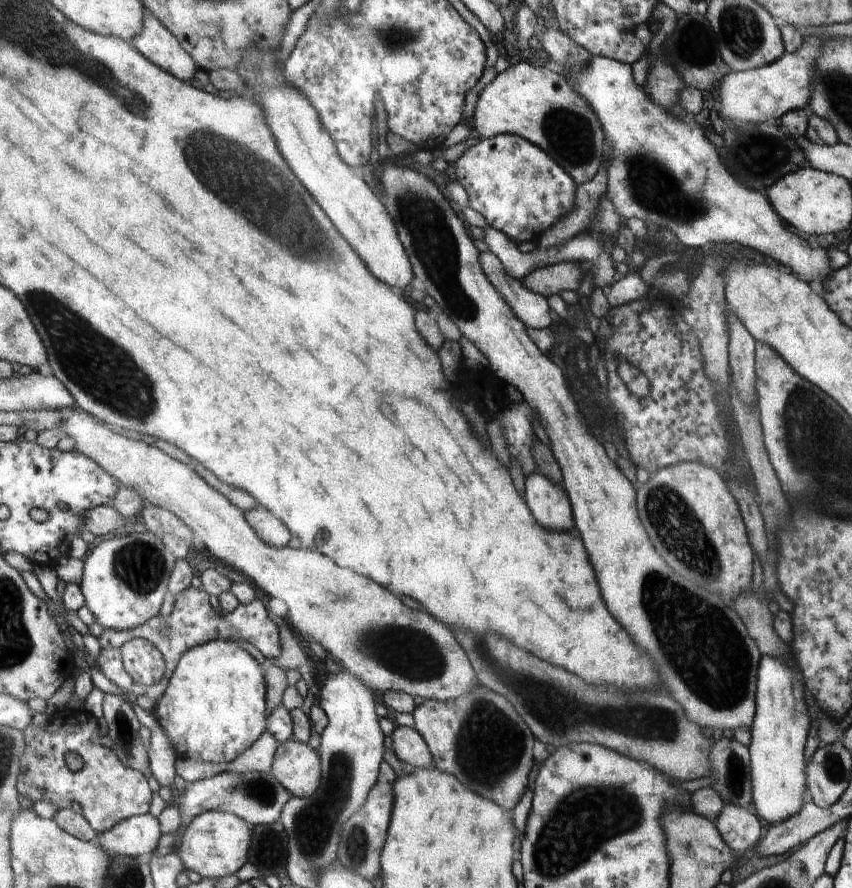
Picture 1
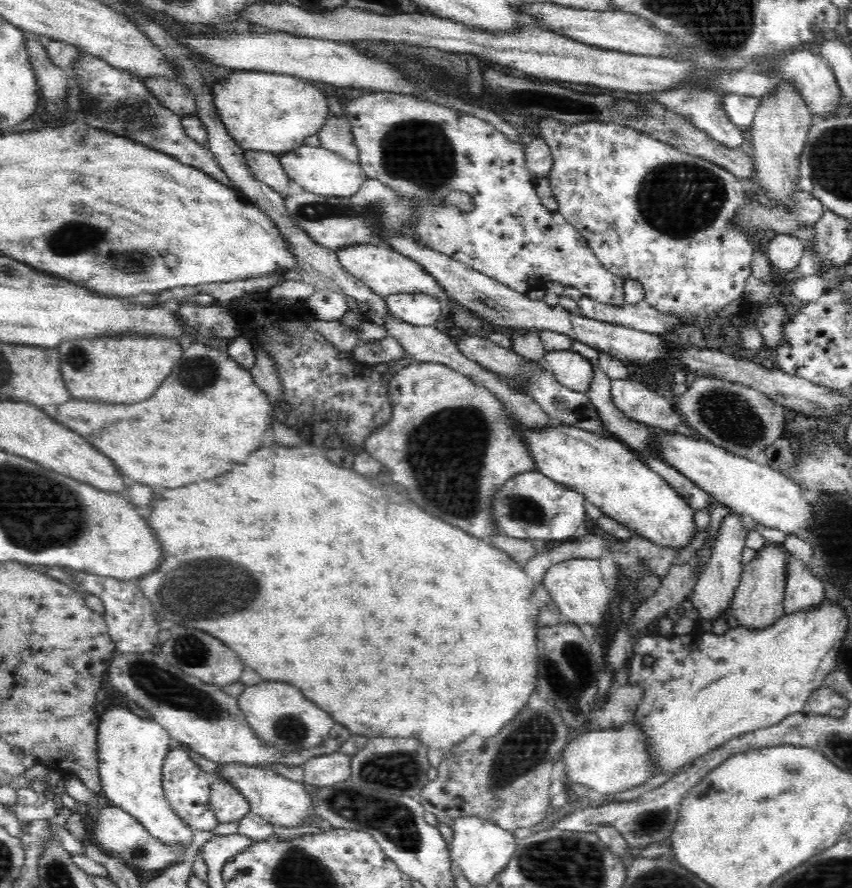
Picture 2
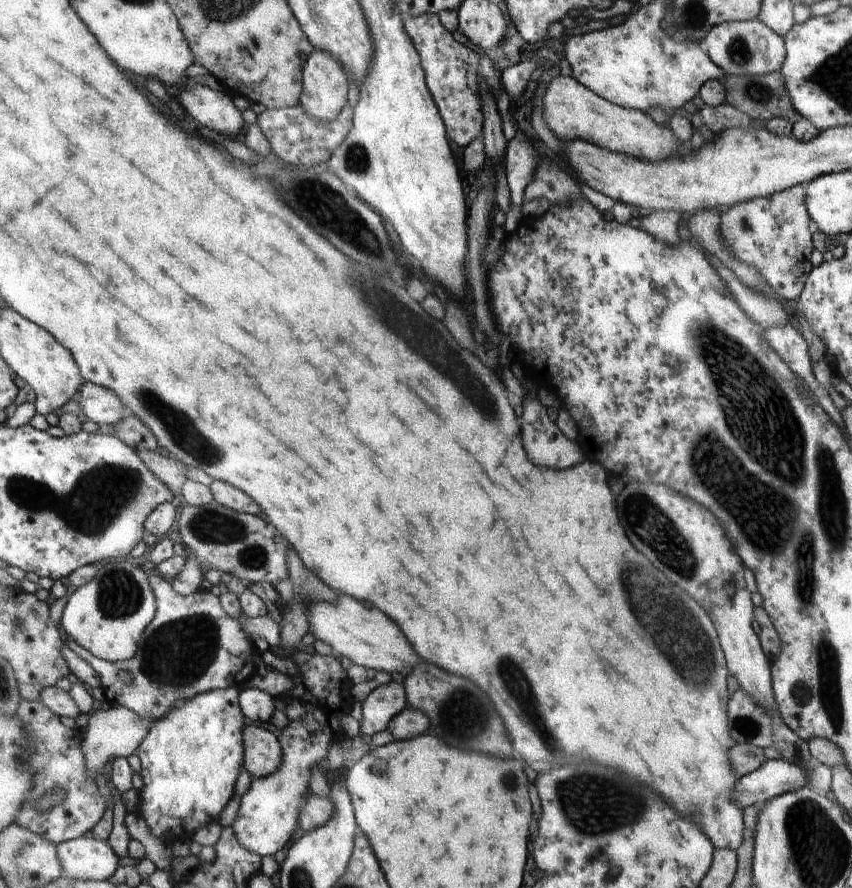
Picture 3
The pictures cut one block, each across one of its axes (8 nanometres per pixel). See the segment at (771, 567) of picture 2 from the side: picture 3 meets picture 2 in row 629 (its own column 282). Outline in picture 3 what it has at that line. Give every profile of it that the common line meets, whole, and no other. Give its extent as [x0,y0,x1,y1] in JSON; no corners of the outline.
[244,722,284,780]

